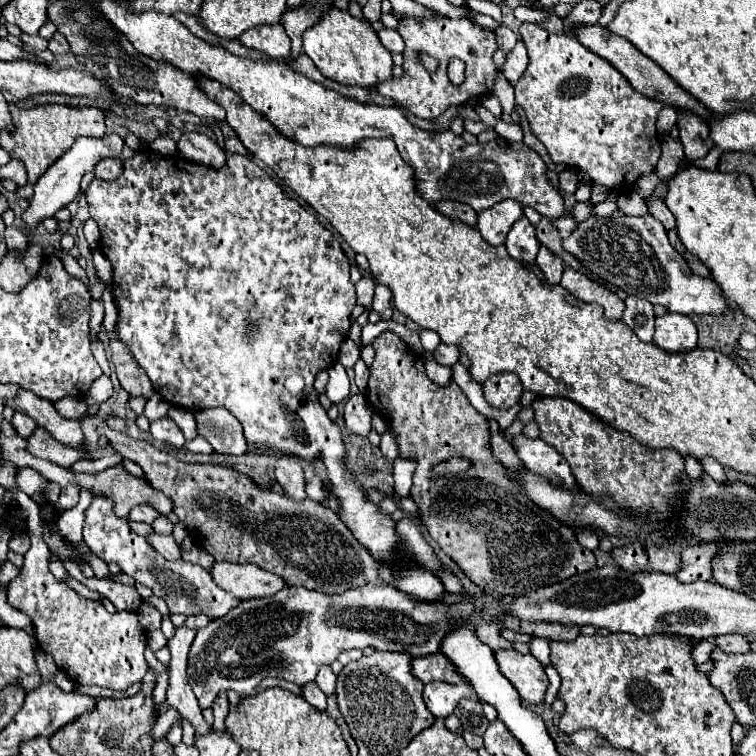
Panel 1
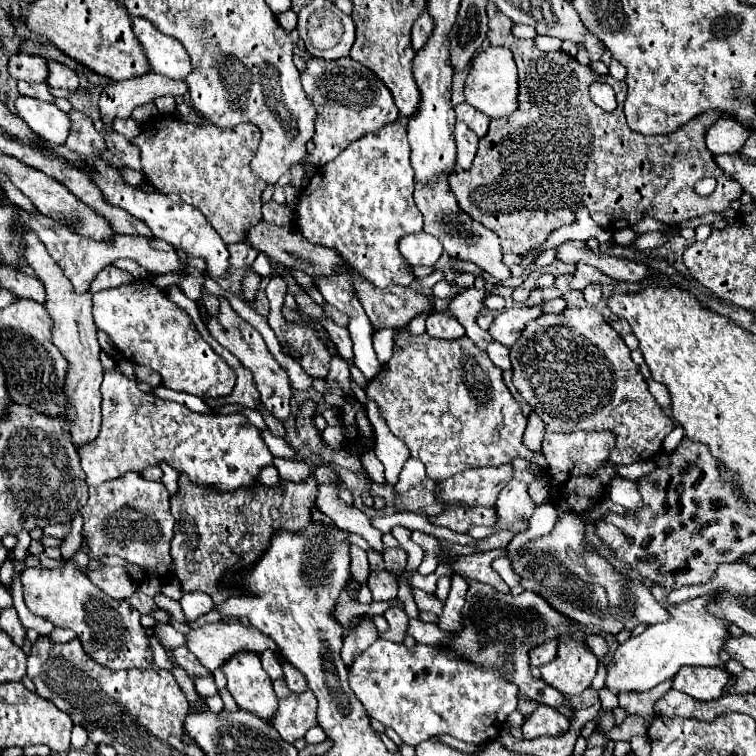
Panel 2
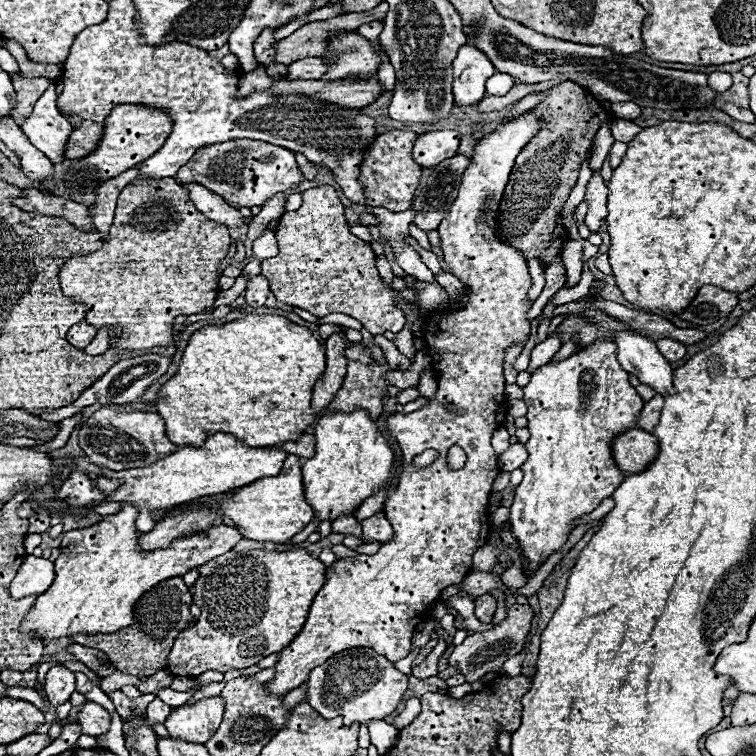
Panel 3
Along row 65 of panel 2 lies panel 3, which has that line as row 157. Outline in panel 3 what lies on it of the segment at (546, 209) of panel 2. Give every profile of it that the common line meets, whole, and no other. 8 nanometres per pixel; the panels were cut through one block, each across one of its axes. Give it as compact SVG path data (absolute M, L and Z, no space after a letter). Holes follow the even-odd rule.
M574 82L556 84L542 90L542 94L542 102L534 108L534 112L542 116L542 128L516 158L498 210L498 228L504 242L518 248L526 260L540 258L548 266L568 240L562 224L562 206L576 184L580 162L584 154L590 152L592 138L600 124L608 120L612 112L600 108L588 90Z

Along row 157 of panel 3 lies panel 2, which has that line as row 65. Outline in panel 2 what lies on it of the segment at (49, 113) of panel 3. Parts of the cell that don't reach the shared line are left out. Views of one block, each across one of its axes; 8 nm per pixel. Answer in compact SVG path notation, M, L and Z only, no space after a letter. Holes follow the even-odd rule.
M48 60L50 64L50 76L48 76L48 86L52 88L68 88L68 90L76 90L80 88L80 80L78 80L78 74L70 68L66 68L64 64L60 62L54 62L54 60Z

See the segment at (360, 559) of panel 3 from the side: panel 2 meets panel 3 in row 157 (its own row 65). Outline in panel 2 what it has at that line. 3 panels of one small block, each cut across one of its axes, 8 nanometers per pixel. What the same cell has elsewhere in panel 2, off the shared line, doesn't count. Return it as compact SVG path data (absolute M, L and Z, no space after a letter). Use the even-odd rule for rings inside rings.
M490 46L480 52L474 62L472 70L466 78L466 102L490 118L506 118L518 108L518 68L514 64L512 52L502 46Z

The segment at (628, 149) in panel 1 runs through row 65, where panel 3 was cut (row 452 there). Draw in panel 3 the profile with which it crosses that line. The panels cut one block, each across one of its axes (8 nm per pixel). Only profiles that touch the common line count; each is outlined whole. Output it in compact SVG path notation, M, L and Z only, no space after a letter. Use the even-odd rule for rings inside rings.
M596 340L590 346L578 350L570 358L560 362L548 362L532 372L528 386L524 386L524 400L528 406L528 430L530 440L524 444L528 450L528 460L520 466L524 472L524 480L514 492L514 502L510 506L510 530L518 540L524 556L530 562L530 570L546 562L546 558L562 548L570 534L570 522L590 514L600 506L604 498L610 498L612 492L622 484L624 474L614 464L612 458L612 438L622 430L636 428L634 420L642 410L644 402L638 396L636 388L628 382L628 372L616 360L614 342Z

